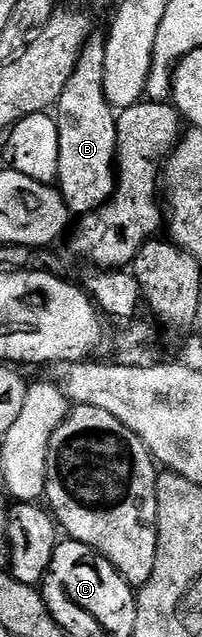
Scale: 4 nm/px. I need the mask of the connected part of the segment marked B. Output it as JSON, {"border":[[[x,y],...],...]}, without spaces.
{"border":[[[92,33],[88,37],[73,69],[73,77],[69,77],[69,85],[65,85],[65,93],[61,93],[53,115],[60,133],[57,188],[70,214],[75,217],[98,211],[110,201],[115,192],[117,112],[109,105],[109,97],[105,97],[106,44],[102,34]]]}

